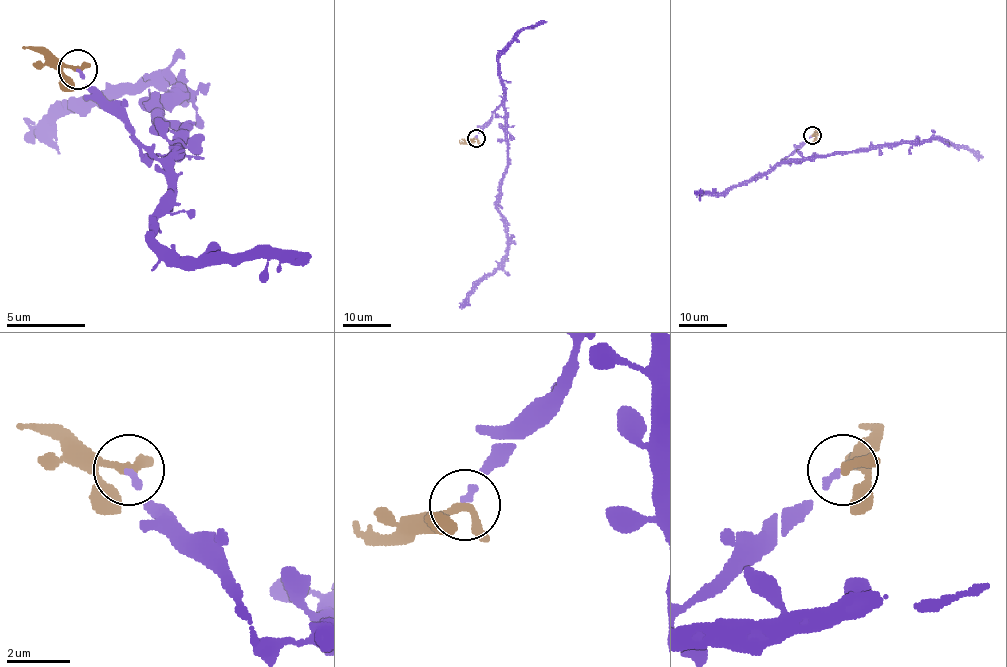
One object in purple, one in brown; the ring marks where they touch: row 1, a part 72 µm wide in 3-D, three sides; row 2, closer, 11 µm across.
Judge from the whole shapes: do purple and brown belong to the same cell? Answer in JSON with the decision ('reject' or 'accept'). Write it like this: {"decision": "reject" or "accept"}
{"decision": "accept"}

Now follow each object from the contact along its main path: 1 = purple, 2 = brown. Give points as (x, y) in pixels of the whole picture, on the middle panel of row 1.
1: (476, 138), (494, 112), (505, 120), (507, 172), (497, 207), (507, 250), (461, 309)
2: (476, 138), (464, 142), (459, 140)

